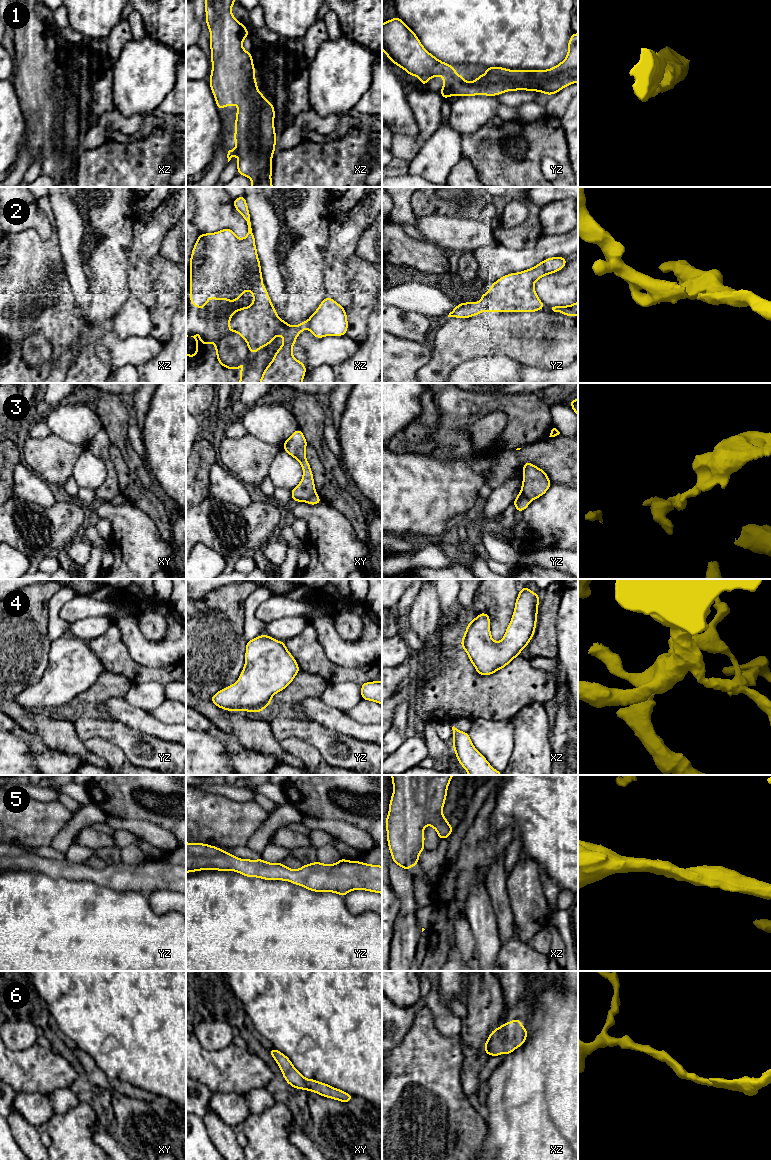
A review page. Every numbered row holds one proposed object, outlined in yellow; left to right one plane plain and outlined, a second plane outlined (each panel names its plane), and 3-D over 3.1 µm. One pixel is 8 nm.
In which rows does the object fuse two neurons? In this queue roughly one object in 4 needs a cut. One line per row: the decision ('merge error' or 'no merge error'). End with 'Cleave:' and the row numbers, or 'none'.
1: no merge error
2: no merge error
3: merge error
4: no merge error
5: no merge error
6: no merge error
Cleave: 3

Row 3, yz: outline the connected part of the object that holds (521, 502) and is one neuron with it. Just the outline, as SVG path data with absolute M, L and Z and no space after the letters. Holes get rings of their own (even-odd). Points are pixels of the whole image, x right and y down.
M520 492L512 504L515 505L516 511L523 512L529 506L530 502L531 501Z

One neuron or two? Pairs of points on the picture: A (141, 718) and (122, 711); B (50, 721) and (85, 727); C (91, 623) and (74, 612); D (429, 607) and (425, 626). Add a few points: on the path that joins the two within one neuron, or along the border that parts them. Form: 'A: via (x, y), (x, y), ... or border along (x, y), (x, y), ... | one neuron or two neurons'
A: via (136, 718), (127, 714) | one neuron
B: border along (73, 724), (77, 737), (84, 744) | two neurons
C: border along (109, 619), (105, 617), (86, 617), (70, 624) | two neurons
D: via (425, 612), (425, 621) | one neuron

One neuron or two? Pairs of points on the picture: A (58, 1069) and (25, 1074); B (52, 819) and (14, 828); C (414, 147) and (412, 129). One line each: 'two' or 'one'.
A: one
B: one
C: two

